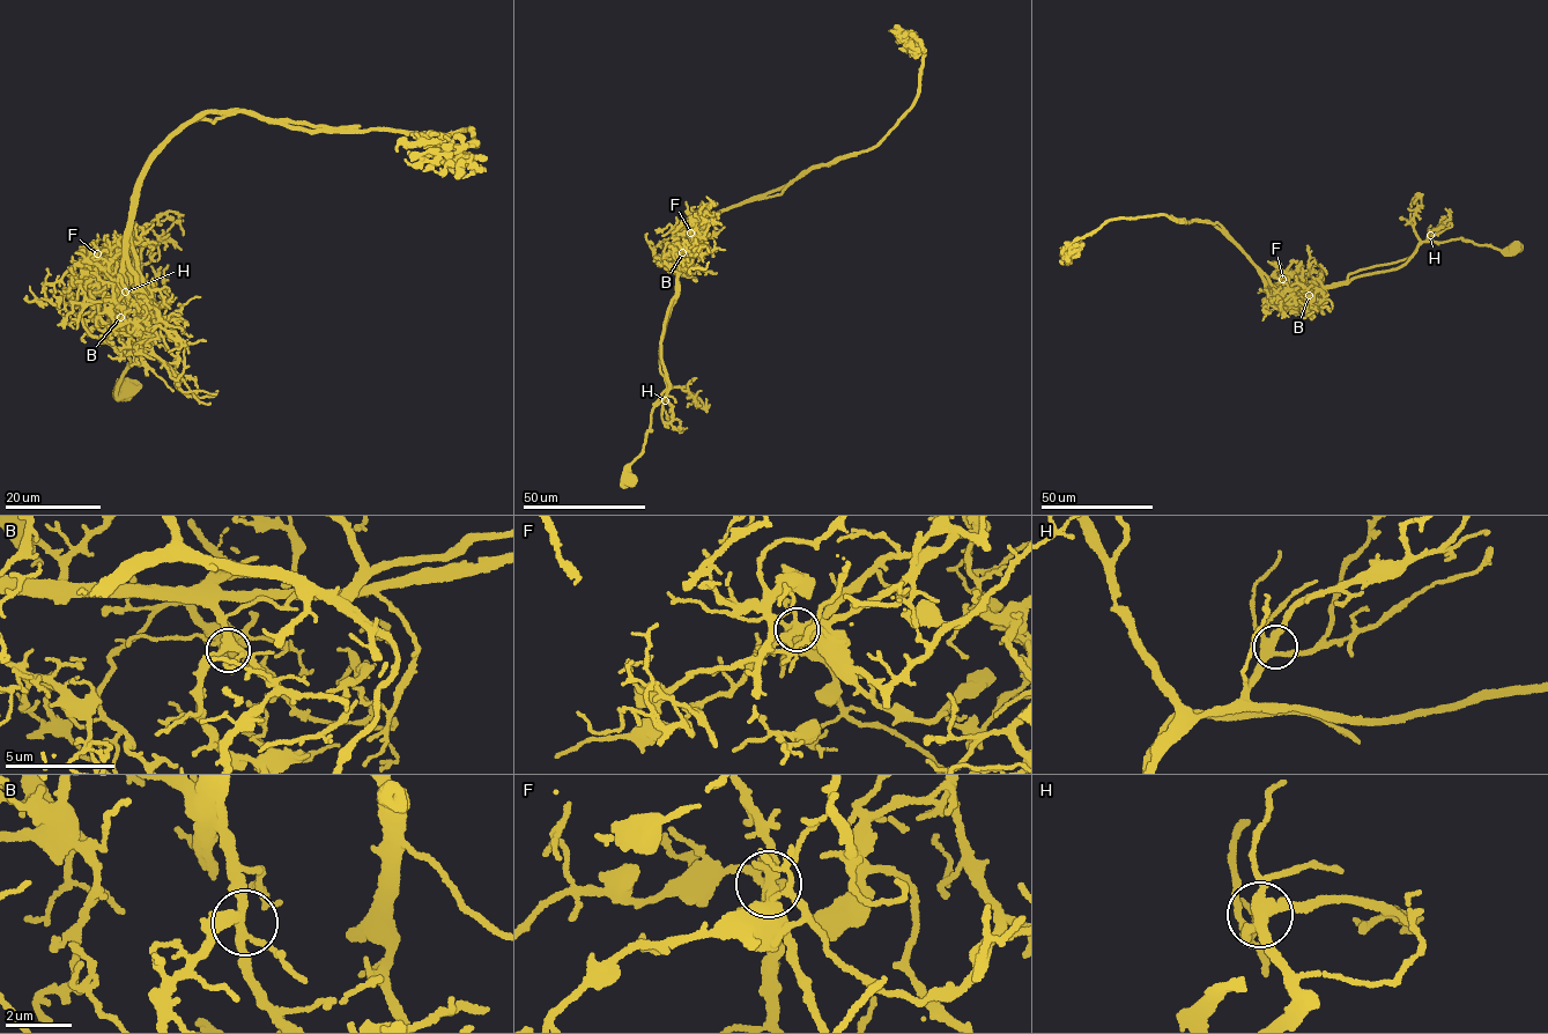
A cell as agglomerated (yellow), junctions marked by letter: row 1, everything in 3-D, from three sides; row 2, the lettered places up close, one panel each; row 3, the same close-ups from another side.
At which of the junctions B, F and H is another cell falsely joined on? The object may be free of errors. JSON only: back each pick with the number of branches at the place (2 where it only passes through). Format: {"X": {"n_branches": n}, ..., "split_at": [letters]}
{"F": {"n_branches": 5}, "split_at": ["F"]}

